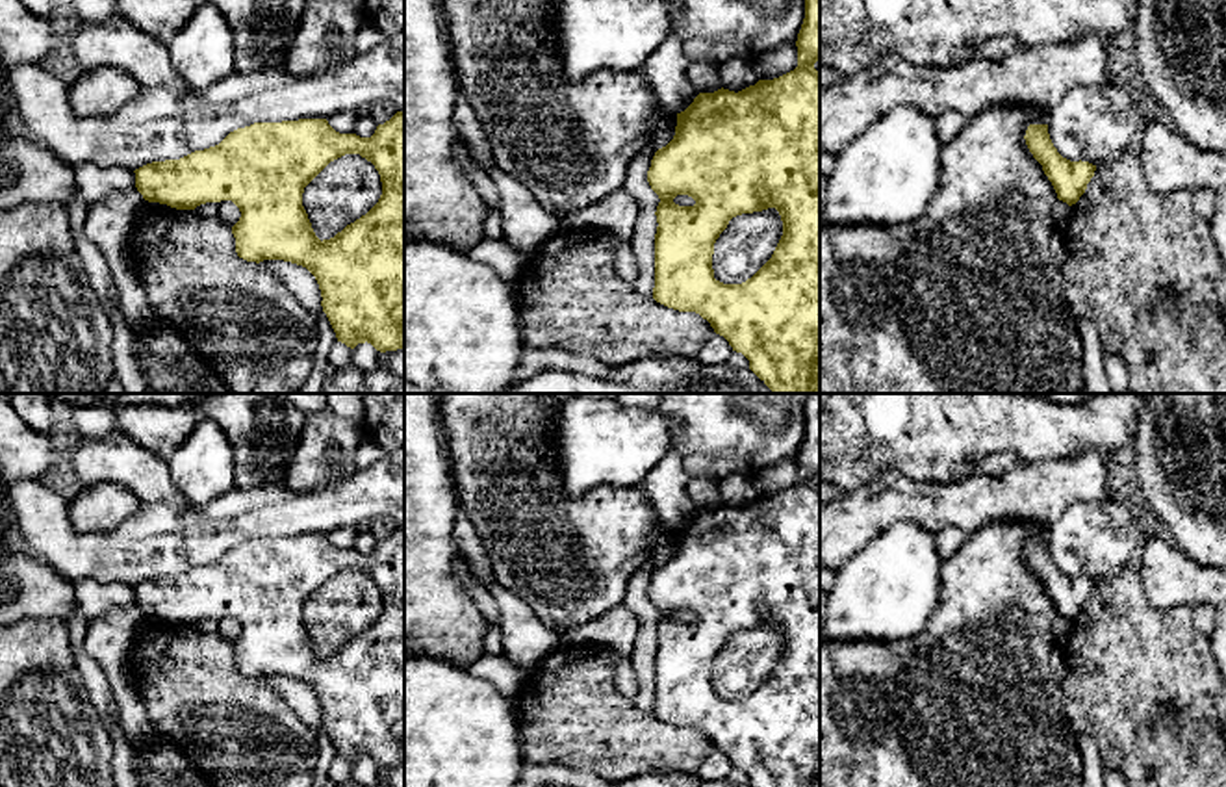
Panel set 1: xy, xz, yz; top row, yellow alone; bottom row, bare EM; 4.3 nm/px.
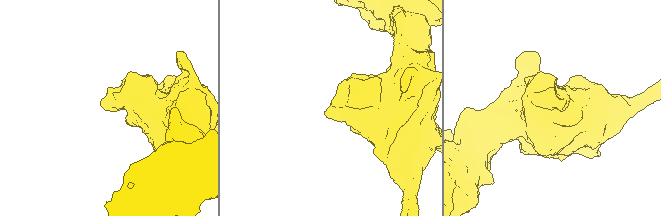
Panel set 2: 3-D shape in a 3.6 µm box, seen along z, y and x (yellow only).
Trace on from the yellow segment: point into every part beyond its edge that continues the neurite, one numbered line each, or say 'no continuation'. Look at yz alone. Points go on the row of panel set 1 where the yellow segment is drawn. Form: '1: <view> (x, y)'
no continuation

